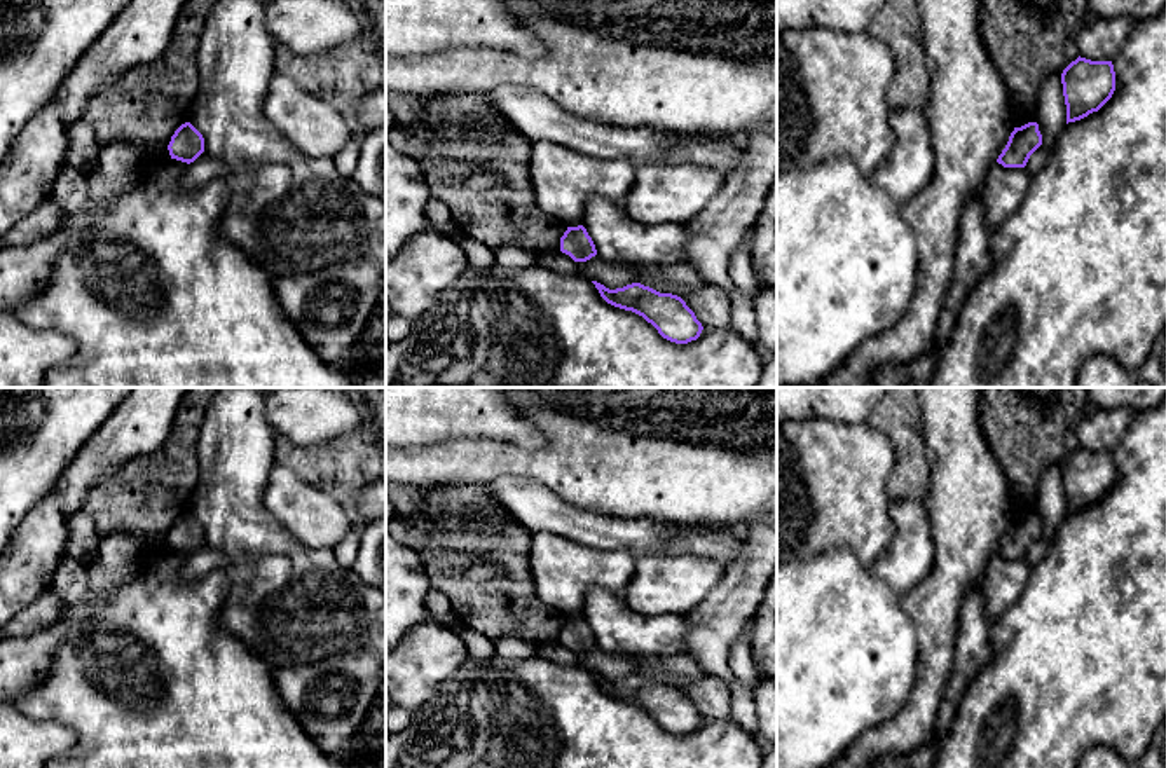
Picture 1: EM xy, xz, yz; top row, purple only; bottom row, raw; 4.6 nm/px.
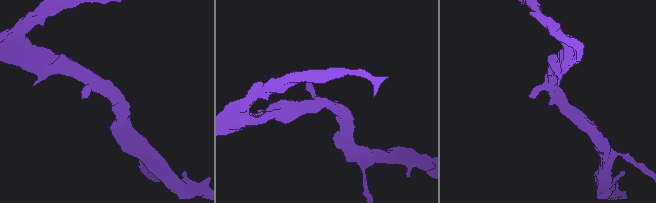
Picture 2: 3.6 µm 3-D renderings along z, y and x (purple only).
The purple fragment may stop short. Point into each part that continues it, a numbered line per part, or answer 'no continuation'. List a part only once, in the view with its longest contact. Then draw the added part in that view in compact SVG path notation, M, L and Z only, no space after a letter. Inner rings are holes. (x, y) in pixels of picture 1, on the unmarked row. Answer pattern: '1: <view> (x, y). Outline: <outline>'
no continuation

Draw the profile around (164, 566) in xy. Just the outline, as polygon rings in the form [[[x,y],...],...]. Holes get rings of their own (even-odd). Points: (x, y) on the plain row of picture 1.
[[[169,550],[157,557],[147,559],[143,562],[143,569],[148,574],[154,574],[161,579],[175,579],[178,576],[180,567],[185,564],[187,557],[187,553]]]

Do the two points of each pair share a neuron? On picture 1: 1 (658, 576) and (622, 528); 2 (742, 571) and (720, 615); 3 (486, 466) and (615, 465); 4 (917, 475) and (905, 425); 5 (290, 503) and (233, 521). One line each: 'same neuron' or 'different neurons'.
1: different neurons
2: same neuron
3: same neuron
4: same neuron
5: different neurons

